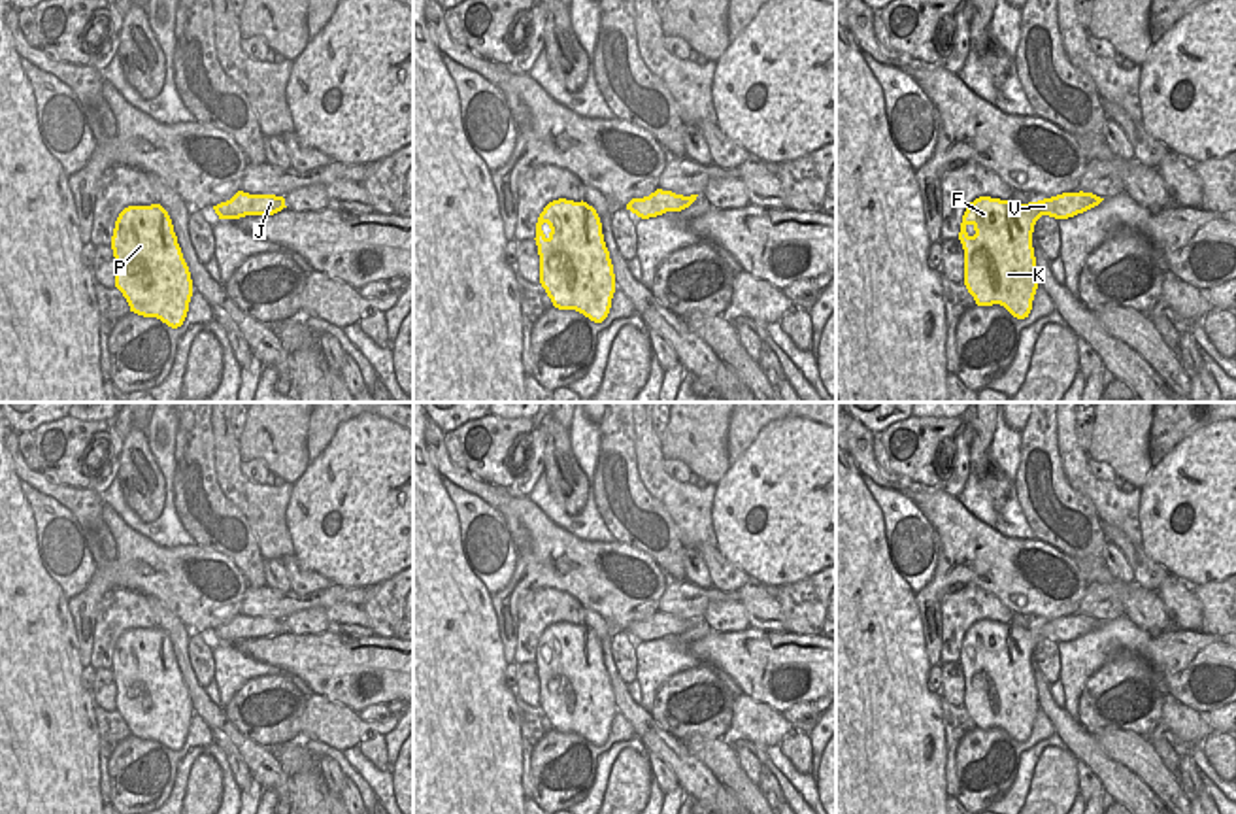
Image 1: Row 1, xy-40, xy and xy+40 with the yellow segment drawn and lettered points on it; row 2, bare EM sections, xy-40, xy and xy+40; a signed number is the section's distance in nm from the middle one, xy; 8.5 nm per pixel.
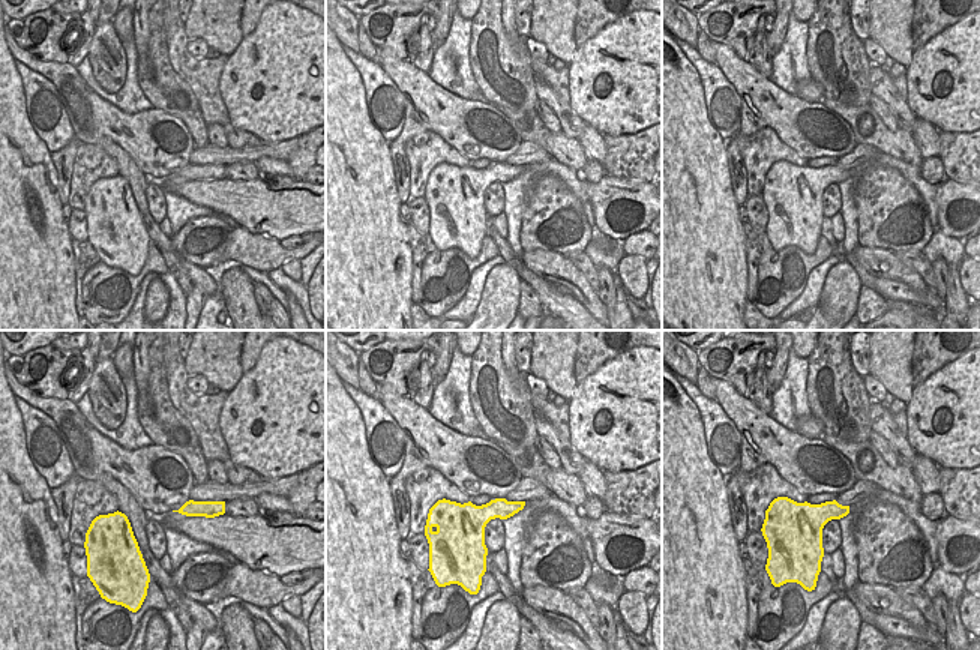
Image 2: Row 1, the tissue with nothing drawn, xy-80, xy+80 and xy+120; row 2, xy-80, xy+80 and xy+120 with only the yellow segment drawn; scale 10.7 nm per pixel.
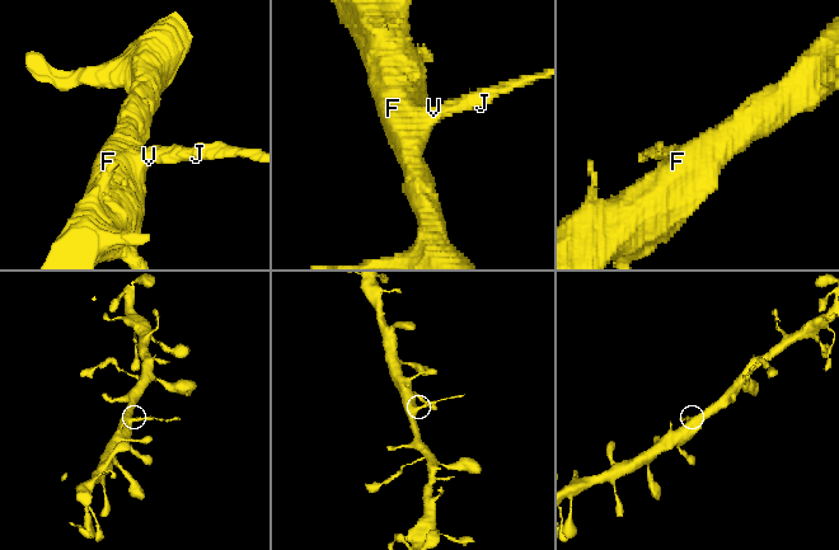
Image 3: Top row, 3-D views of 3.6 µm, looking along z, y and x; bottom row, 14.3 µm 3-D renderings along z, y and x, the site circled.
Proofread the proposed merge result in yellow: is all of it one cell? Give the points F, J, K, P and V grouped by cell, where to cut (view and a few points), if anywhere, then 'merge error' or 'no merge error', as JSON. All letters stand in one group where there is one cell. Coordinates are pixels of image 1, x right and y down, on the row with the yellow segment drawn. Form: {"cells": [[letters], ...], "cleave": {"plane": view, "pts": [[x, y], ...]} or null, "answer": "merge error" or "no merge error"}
{"cells": [["F", "K", "P", "V"], ["J"]], "cleave": {"plane": "xy+40", "pts": [[1063, 195], [1057, 201], [1057, 214], [1061, 218]]}, "answer": "merge error"}

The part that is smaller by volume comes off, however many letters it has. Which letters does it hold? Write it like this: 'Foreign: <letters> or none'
Foreign: J

